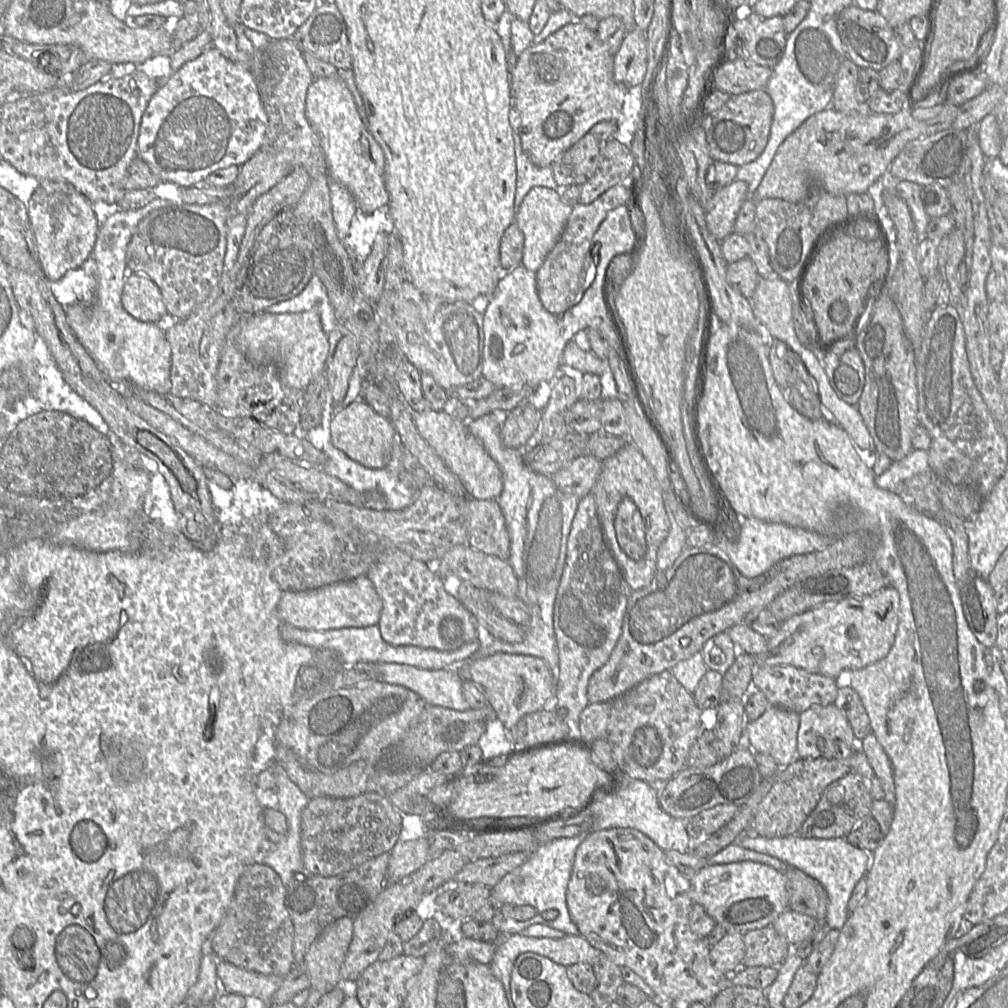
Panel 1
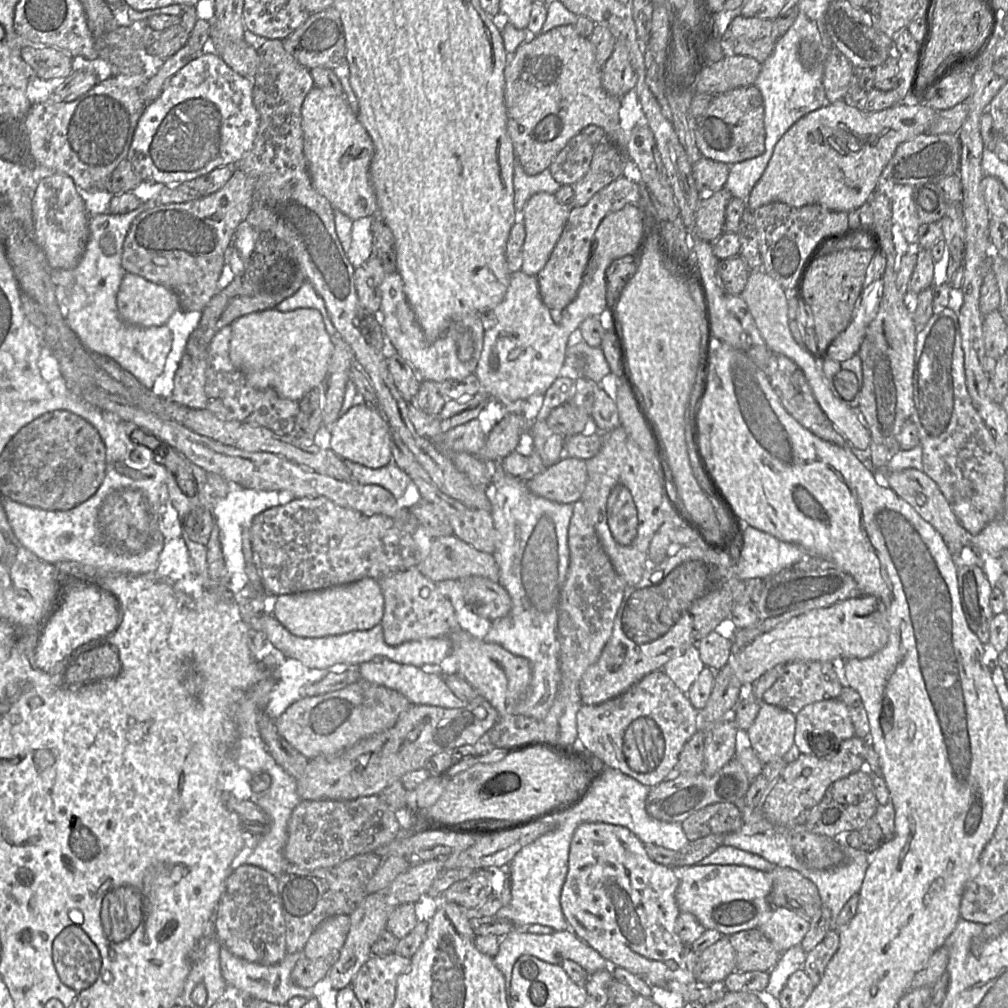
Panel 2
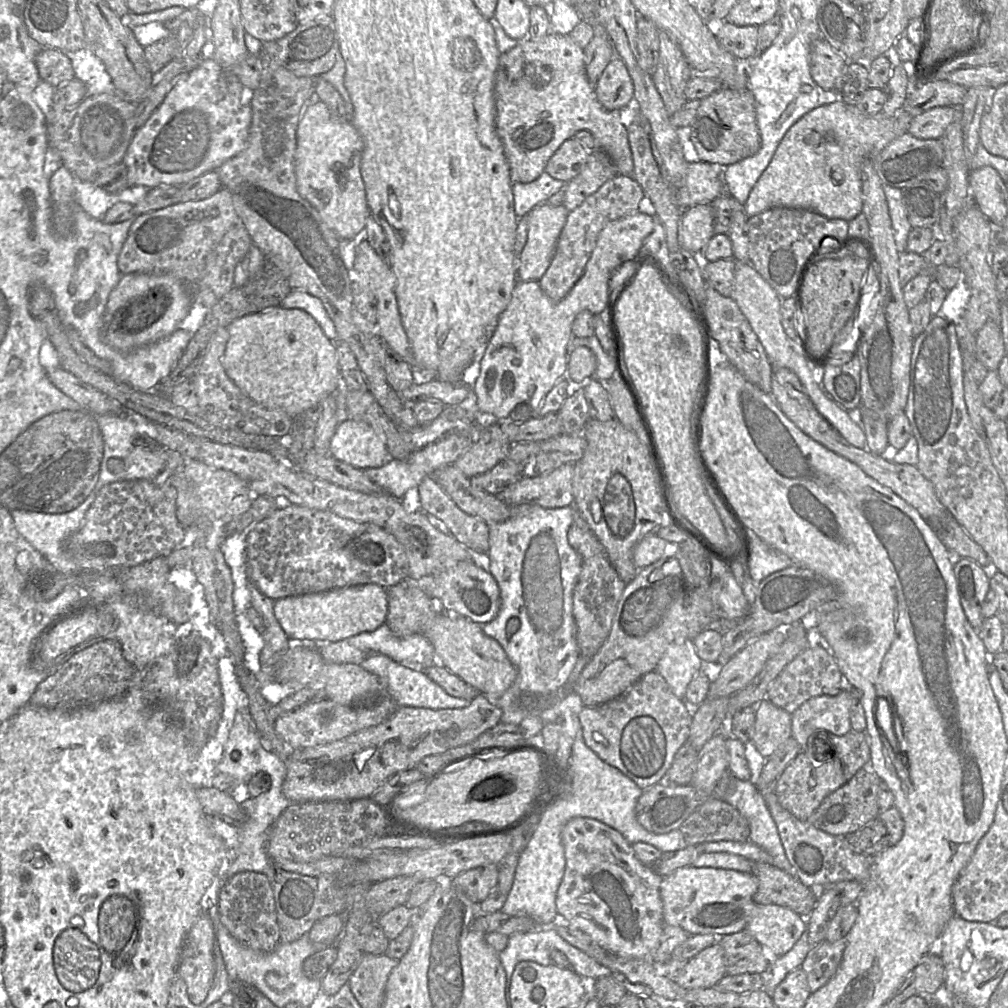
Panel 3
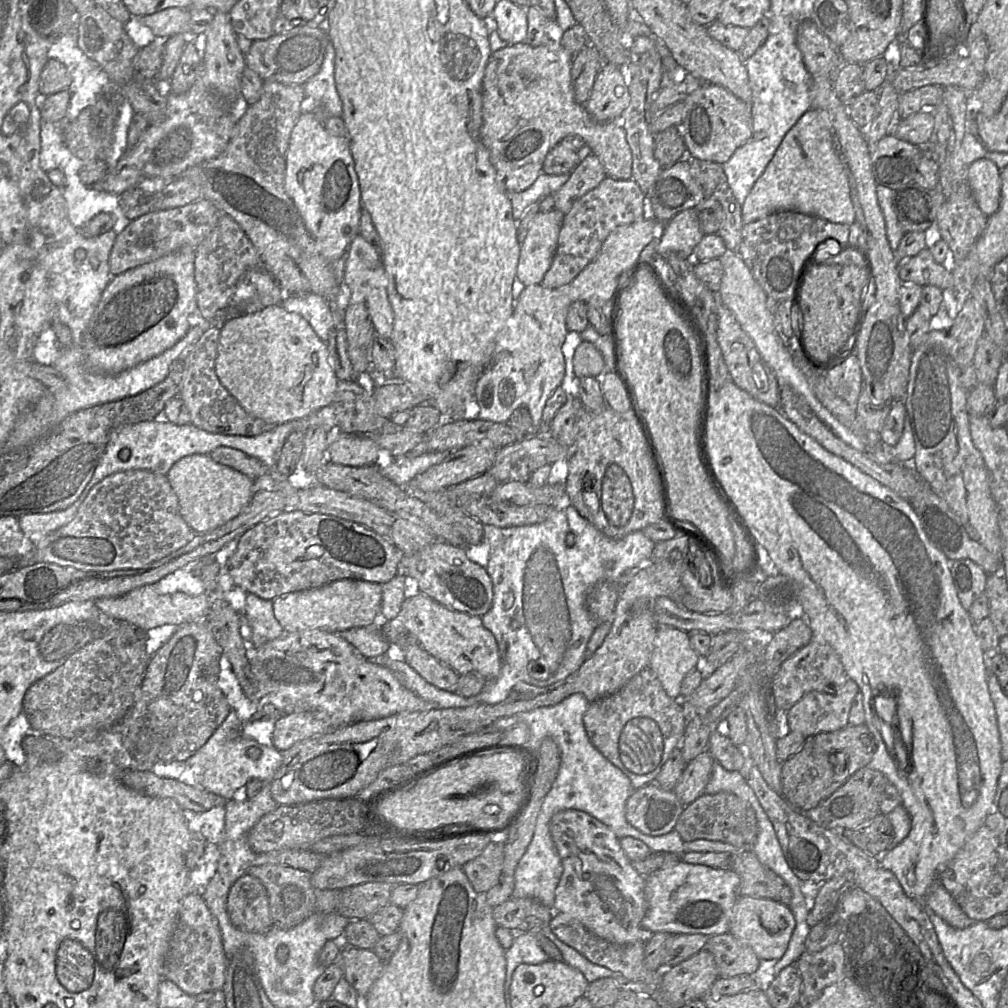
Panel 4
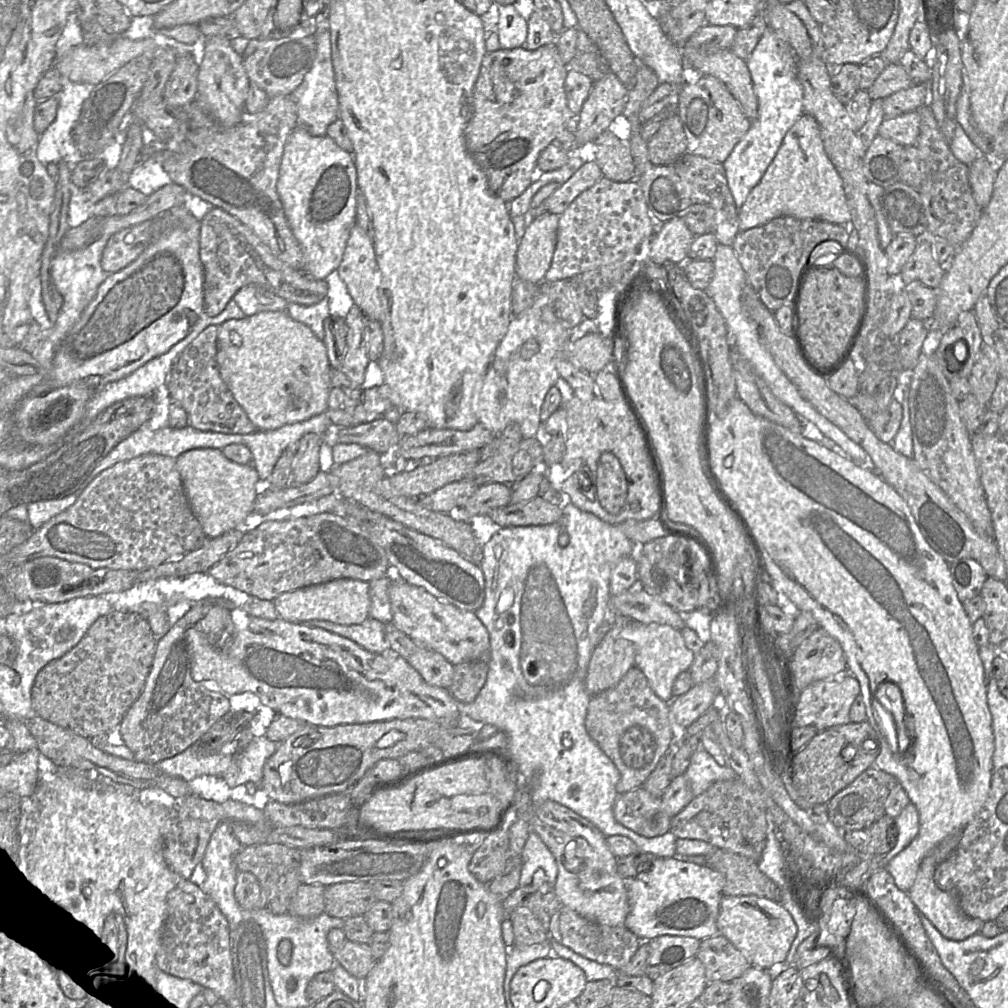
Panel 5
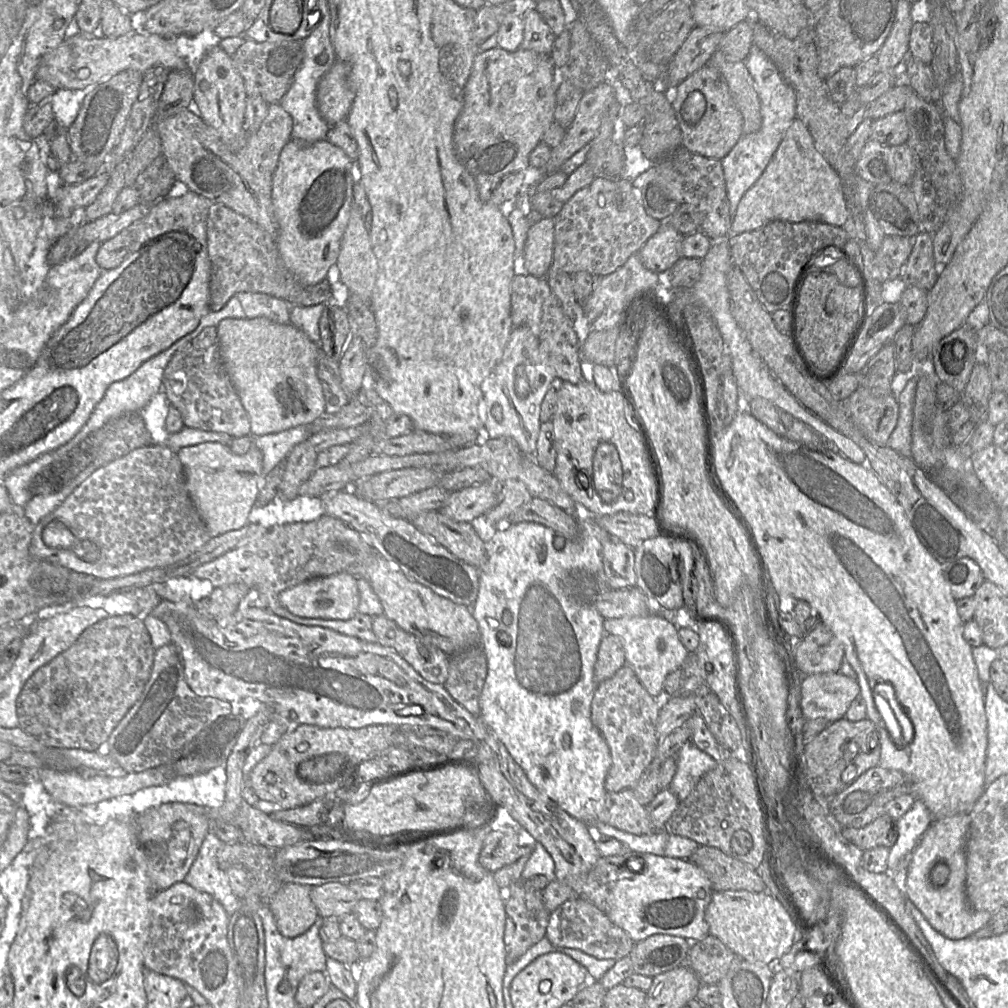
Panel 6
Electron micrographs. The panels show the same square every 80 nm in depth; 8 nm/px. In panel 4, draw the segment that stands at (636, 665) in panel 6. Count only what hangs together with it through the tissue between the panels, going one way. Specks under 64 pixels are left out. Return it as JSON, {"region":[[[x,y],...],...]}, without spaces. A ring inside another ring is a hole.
{"region":[[[658,625],[649,668],[656,674],[668,696],[681,700],[681,683],[689,672],[697,668],[699,660],[700,656],[690,644],[689,634],[667,625]]]}

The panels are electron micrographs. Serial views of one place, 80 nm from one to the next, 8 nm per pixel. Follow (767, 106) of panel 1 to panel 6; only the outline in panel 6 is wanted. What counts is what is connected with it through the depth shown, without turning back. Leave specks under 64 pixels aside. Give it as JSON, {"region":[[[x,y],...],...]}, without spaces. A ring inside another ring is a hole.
{"region":[[[704,66],[682,81],[671,93],[670,102],[682,132],[682,146],[706,158],[721,160],[743,136],[743,117],[724,76]]]}

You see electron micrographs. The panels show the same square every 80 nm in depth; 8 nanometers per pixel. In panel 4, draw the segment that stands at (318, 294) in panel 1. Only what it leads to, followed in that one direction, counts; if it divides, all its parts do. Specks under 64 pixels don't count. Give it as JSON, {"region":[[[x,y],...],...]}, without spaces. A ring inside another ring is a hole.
{"region":[[[318,294],[284,295],[280,305],[289,312],[301,315],[317,336],[325,342],[329,337],[330,330],[336,326],[335,316],[333,316],[328,302]]]}

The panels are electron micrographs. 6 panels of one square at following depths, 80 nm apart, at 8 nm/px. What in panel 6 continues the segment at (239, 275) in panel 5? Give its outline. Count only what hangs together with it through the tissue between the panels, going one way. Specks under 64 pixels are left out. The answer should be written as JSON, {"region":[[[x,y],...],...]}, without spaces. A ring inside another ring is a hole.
{"region":[[[213,203],[206,221],[207,251],[211,265],[209,282],[209,311],[217,312],[228,300],[240,292],[257,292],[284,299],[290,305],[311,306],[326,303],[331,297],[331,287],[327,279],[311,286],[301,284],[285,266],[276,246],[276,240],[264,229],[232,209]]]}

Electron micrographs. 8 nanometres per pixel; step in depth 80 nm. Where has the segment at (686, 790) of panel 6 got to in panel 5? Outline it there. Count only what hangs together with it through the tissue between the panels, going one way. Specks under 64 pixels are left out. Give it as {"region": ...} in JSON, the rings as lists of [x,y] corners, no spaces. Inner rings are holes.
{"region":[[[703,748],[693,752],[684,773],[689,780],[693,797],[703,793],[715,782],[739,779],[733,769],[719,765]]]}

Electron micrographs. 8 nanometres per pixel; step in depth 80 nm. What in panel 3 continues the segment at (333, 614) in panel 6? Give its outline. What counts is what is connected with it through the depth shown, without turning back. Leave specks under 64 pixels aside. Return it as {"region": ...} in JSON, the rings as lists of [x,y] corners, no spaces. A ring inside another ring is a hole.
{"region":[[[374,583],[337,587],[330,590],[290,595],[274,600],[276,620],[290,640],[341,640],[372,631],[385,623],[387,589]]]}

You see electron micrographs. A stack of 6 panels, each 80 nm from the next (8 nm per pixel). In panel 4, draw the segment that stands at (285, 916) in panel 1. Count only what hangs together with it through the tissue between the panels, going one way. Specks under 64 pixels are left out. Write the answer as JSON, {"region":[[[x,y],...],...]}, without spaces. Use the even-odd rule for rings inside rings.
{"region":[[[245,874],[231,885],[226,902],[231,922],[242,931],[267,933],[273,926],[269,898],[263,883]]]}

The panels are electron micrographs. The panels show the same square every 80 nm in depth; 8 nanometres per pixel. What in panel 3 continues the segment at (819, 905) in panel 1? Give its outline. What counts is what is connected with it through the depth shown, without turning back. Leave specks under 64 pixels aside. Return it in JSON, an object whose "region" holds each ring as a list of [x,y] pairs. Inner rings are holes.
{"region":[[[755,862],[751,874],[758,883],[753,895],[755,904],[786,907],[803,918],[807,918],[815,907],[818,892],[774,865]]]}

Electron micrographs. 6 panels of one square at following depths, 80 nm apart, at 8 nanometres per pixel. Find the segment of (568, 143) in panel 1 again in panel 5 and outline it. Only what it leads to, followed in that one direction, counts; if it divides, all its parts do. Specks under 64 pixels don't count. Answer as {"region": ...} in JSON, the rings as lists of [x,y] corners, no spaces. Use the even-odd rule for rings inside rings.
{"region":[[[554,42],[528,50],[523,46],[487,52],[473,88],[473,113],[464,130],[468,152],[486,174],[490,191],[505,202],[511,202],[532,183],[537,159],[562,130],[575,131],[578,114],[568,107],[564,83],[567,64]],[[605,129],[594,142],[597,146],[595,161],[604,177],[616,182],[626,182],[634,178],[634,162],[628,140],[622,140]]]}

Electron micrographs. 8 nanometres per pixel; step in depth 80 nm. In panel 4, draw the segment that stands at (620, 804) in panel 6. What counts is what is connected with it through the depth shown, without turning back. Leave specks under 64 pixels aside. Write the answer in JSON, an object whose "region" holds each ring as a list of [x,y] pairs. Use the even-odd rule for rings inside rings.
{"region":[[[650,783],[630,795],[625,805],[625,817],[640,832],[659,836],[674,829],[684,807],[673,790]]]}

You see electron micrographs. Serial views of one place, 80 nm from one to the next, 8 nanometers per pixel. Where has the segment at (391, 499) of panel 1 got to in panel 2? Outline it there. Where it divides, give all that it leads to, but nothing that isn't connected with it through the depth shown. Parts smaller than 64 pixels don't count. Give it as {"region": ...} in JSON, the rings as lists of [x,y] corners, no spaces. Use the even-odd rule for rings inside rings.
{"region":[[[343,460],[351,472],[352,481],[359,484],[379,485],[388,490],[396,500],[400,499],[412,481],[394,460],[381,468],[369,468],[350,460]]]}

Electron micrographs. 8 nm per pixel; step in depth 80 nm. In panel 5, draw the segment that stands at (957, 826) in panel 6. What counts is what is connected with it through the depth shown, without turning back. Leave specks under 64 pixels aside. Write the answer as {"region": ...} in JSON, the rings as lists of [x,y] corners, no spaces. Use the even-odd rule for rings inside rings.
{"region":[[[960,834],[952,835],[937,845],[921,862],[914,884],[907,892],[919,913],[925,915],[946,938],[961,941],[979,933],[984,923],[979,918],[966,915],[959,906],[954,892],[941,890],[934,880],[936,867],[946,860],[957,848]]]}

